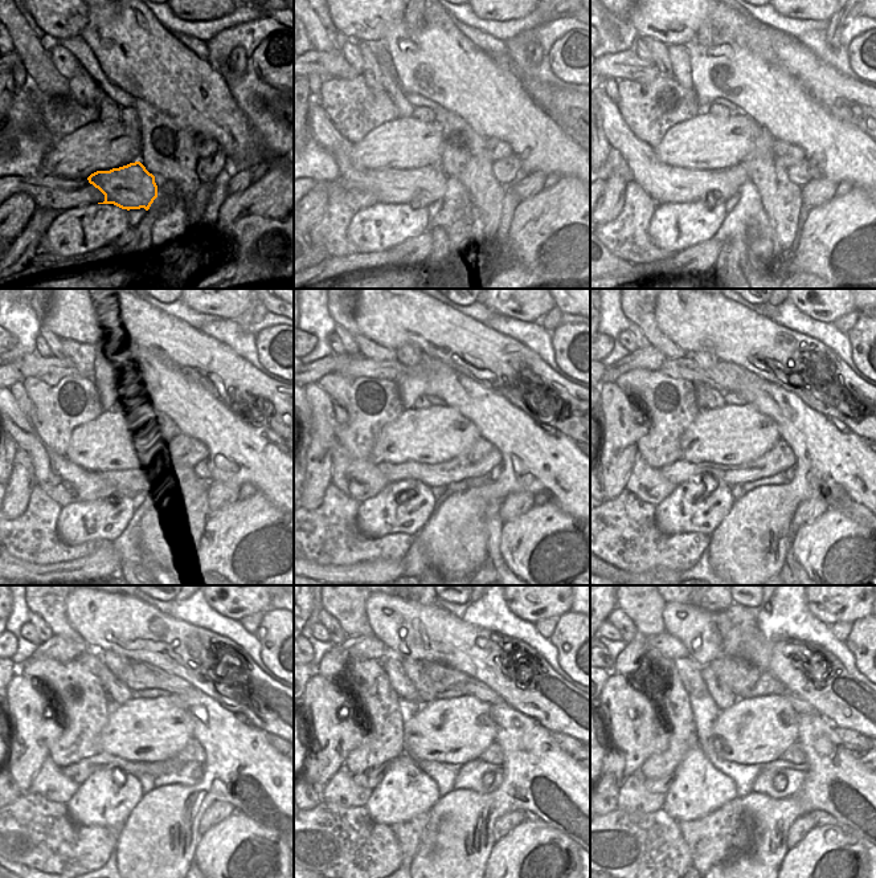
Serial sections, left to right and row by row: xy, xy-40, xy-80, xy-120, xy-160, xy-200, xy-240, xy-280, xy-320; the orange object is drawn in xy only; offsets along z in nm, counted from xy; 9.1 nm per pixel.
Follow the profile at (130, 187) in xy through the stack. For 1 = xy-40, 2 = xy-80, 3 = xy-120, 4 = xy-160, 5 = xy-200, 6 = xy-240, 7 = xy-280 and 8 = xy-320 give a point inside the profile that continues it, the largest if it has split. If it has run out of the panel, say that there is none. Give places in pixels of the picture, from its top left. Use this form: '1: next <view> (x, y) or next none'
1: next xy-40 (418, 187)
2: next xy-80 (664, 184)
3: next xy-120 (64, 481)
4: next xy-160 (359, 480)
5: next xy-200 (646, 482)
6: next xy-240 (50, 783)
7: next xy-280 (342, 791)
8: next xy-320 (633, 796)

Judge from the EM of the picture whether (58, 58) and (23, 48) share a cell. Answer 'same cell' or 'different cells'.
different cells

